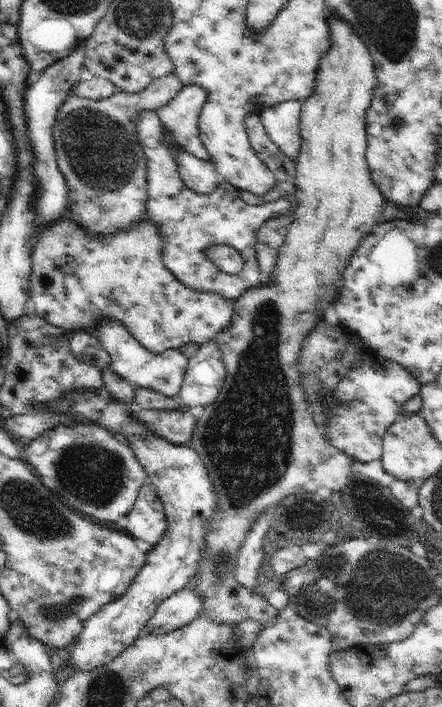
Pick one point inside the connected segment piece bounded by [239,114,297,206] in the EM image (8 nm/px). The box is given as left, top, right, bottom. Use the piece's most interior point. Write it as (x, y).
(283, 167)

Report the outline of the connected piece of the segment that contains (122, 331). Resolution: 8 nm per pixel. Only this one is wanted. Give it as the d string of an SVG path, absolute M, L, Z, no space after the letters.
M100 316L93 325L86 325L82 330L92 334L102 344L104 350L112 358L110 364L112 372L122 376L122 379L126 380L132 387L154 390L166 397L178 395L189 360L178 349L166 350L162 355L154 355L152 352L146 351L146 348L143 348L138 340L134 339L134 336L124 328L122 322L118 322L110 316Z

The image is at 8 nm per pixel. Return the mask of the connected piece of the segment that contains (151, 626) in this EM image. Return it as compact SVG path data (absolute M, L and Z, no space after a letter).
M196 588L178 590L158 606L154 616L142 628L142 633L166 634L182 628L203 612L203 604Z

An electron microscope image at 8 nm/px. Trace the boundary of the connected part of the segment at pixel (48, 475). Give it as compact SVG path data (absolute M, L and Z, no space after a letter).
M83 421L82 424L58 424L30 442L29 447L21 448L25 461L33 472L42 480L44 487L60 495L69 507L83 514L88 519L104 522L107 526L116 527L116 522L128 516L136 503L140 488L146 484L146 472L136 459L134 450L117 436L95 423Z

